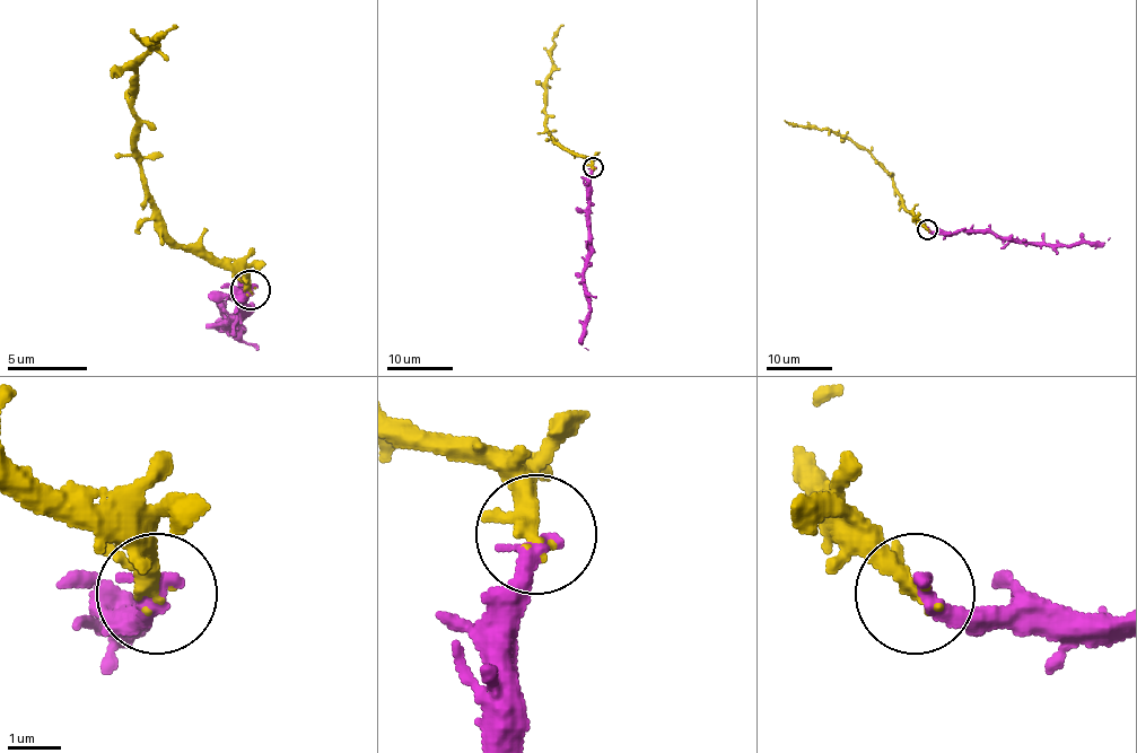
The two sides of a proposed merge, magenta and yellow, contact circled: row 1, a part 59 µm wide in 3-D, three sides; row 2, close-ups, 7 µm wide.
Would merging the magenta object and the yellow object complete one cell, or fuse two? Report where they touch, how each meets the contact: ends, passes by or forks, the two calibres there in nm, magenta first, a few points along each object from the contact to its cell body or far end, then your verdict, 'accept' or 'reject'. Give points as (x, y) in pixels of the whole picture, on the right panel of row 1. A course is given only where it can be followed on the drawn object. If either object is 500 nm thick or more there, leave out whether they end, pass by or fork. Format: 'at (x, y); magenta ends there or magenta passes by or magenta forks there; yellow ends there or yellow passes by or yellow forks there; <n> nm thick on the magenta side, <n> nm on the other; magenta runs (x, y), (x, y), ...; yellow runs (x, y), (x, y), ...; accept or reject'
at (927, 229); magenta ends there; yellow passes by; 400 nm thick on the magenta side, 260 nm on the other; magenta runs (926, 228), (932, 231), (994, 231), (1032, 243), (1079, 245), (1104, 243), (1109, 238); yellow runs (926, 229), (903, 206), (886, 171), (865, 149), (828, 129), (785, 121); accept

